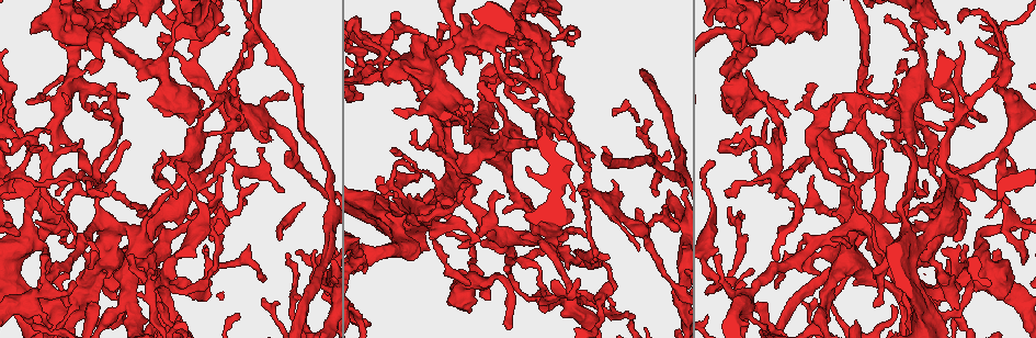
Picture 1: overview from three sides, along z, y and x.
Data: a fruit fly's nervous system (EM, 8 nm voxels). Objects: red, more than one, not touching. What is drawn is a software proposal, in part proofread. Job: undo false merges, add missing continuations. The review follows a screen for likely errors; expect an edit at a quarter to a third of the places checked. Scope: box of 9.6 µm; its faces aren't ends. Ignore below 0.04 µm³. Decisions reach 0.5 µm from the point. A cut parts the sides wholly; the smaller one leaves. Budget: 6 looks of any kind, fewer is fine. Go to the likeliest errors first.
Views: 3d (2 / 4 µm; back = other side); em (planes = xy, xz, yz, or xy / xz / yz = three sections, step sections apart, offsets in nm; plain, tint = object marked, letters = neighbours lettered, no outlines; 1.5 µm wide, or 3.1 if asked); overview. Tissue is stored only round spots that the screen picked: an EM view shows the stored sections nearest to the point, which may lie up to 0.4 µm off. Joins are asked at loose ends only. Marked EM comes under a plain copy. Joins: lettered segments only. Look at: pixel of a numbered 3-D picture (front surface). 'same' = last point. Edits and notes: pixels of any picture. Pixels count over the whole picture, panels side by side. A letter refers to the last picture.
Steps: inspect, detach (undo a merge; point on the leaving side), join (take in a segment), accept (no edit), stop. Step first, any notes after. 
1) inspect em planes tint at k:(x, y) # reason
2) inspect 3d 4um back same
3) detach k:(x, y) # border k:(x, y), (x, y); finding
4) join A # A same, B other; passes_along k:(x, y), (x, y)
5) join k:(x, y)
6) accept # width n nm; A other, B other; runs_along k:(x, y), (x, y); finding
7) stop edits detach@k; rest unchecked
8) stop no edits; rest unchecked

inspect em xy step 8 letters at 1:(910, 25) # stops while still wide

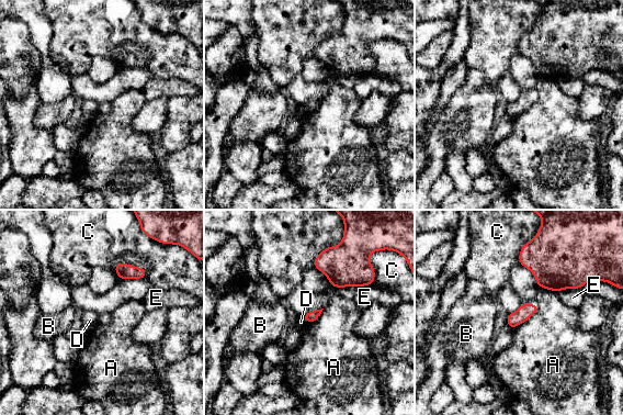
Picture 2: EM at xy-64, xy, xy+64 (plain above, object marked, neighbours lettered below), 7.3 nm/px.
inspect em planes letters same # another direction

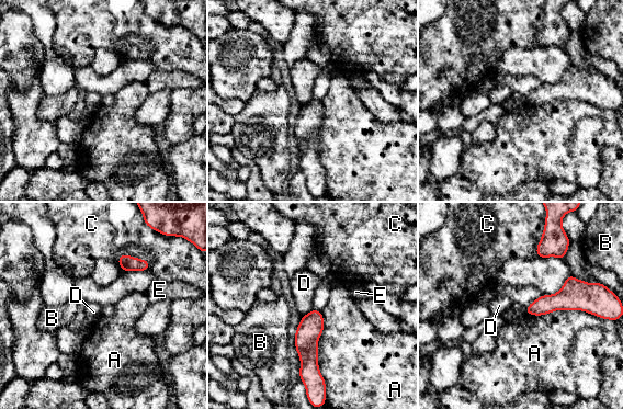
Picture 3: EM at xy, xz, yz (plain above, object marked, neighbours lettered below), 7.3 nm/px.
accept # longest_contact A 550 nm; A other, B other, C other, D other, E other; border 3:(313, 308), (302, 316); none of them fits

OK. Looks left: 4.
inspect 3d 4um at 1:(958, 43) # an open end

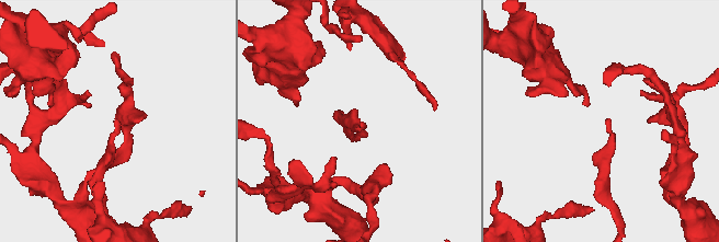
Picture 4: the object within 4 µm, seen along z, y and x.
inspect em yz step 8 tint at 4:(115, 118)

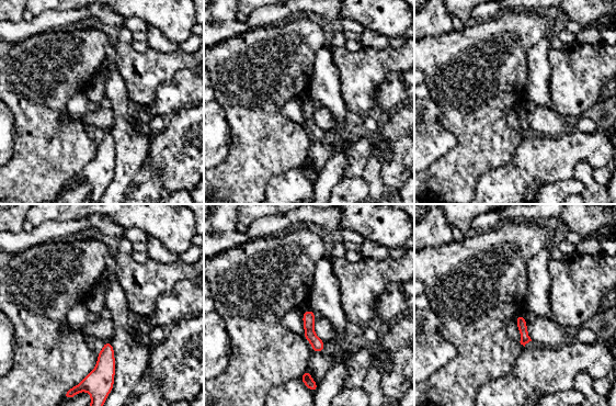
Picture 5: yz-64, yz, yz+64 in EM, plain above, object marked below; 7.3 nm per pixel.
inspect em yz step 8 letters same

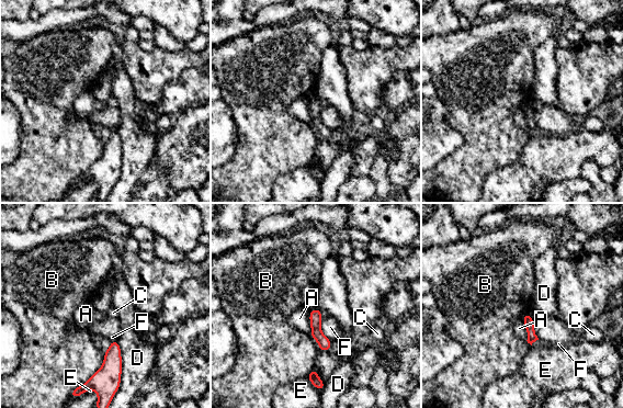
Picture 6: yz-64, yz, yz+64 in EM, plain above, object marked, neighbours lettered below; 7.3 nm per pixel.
accept # A other, B other, C other, D other, E other, F other; border 6:(116, 340), (122, 362), (121, 383); none of them fits

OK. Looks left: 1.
inspect em planes letters at 1:(608, 259) # tapers out

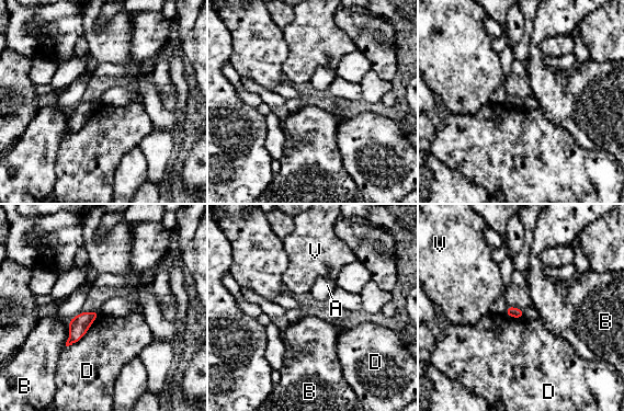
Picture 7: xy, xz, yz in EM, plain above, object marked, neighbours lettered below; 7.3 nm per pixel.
accept # A other, B other, D other, V other; none of them fits

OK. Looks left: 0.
stop no edits; rest unchecked

